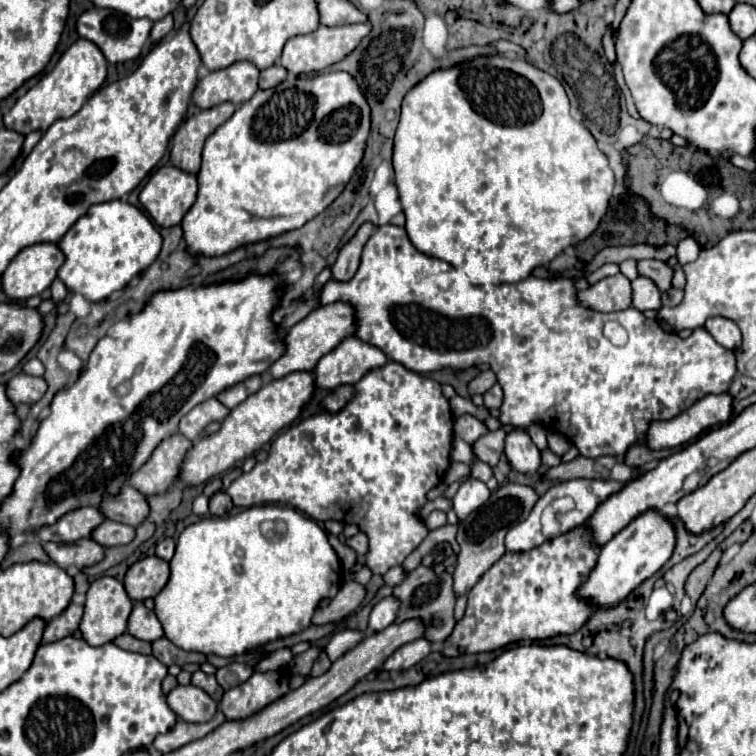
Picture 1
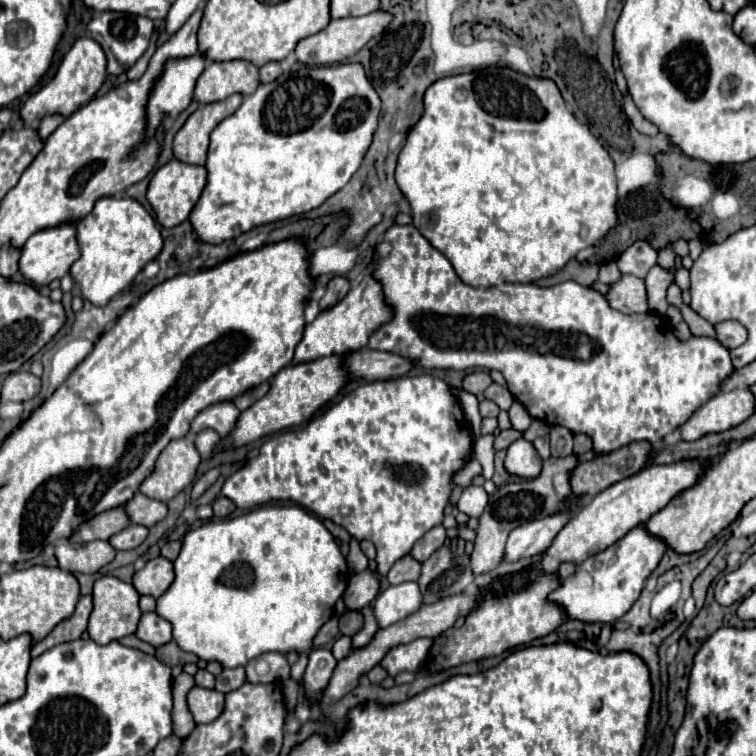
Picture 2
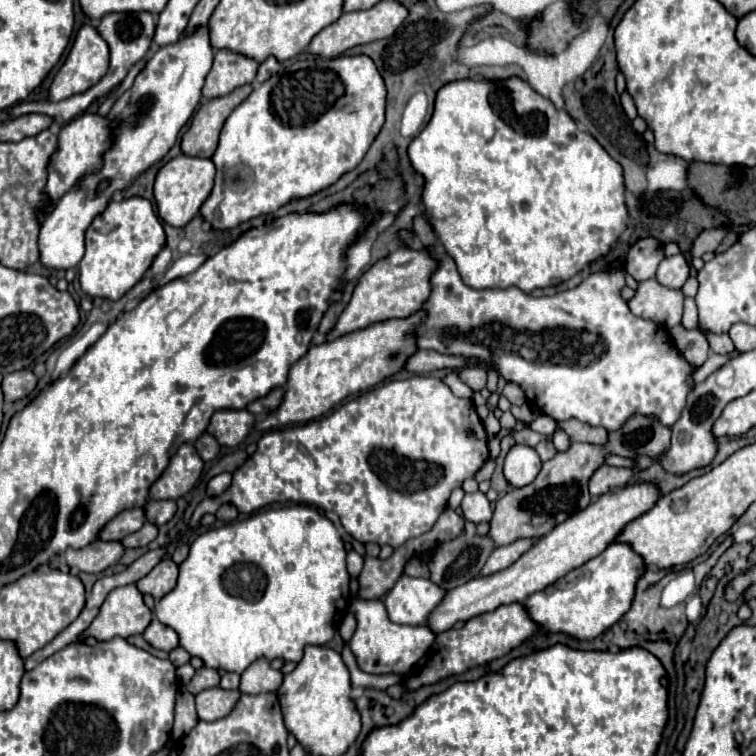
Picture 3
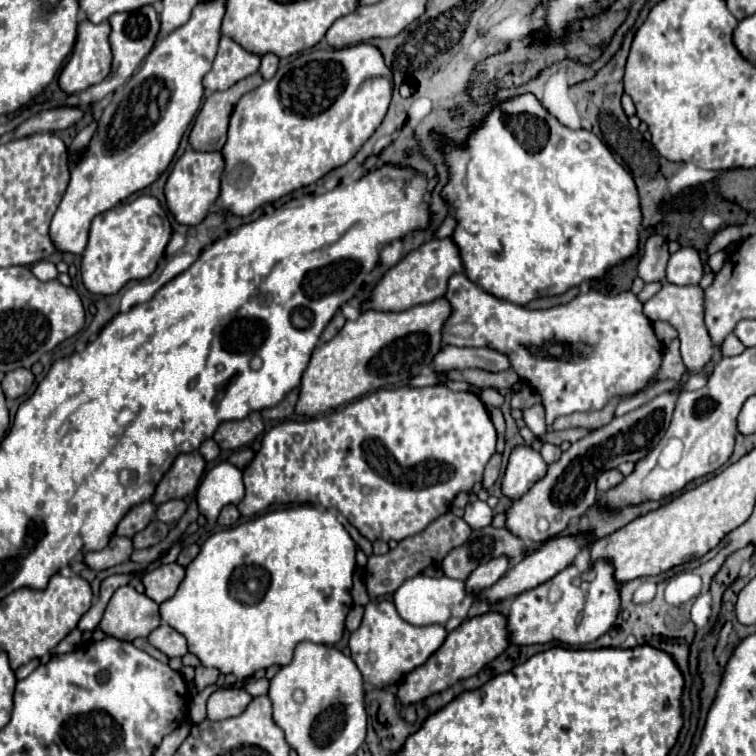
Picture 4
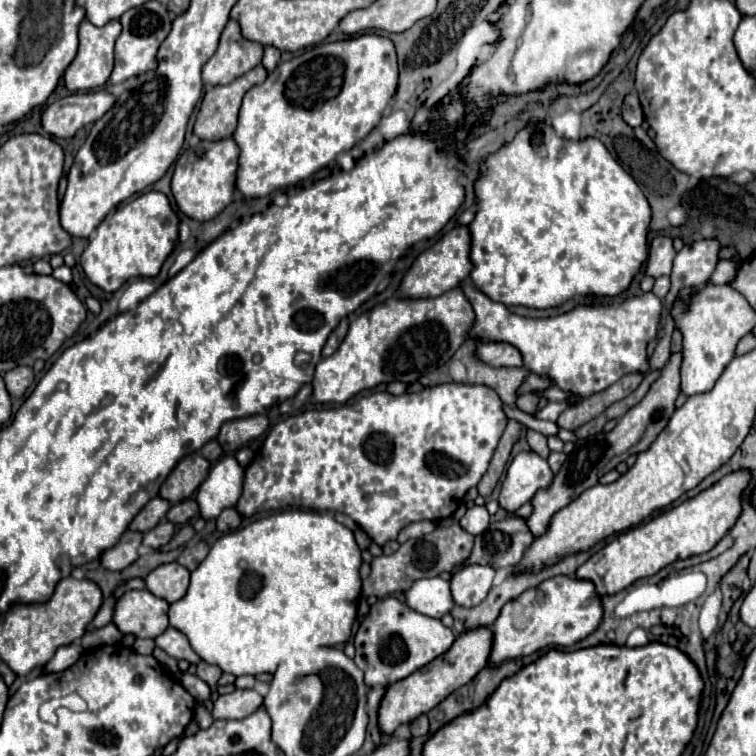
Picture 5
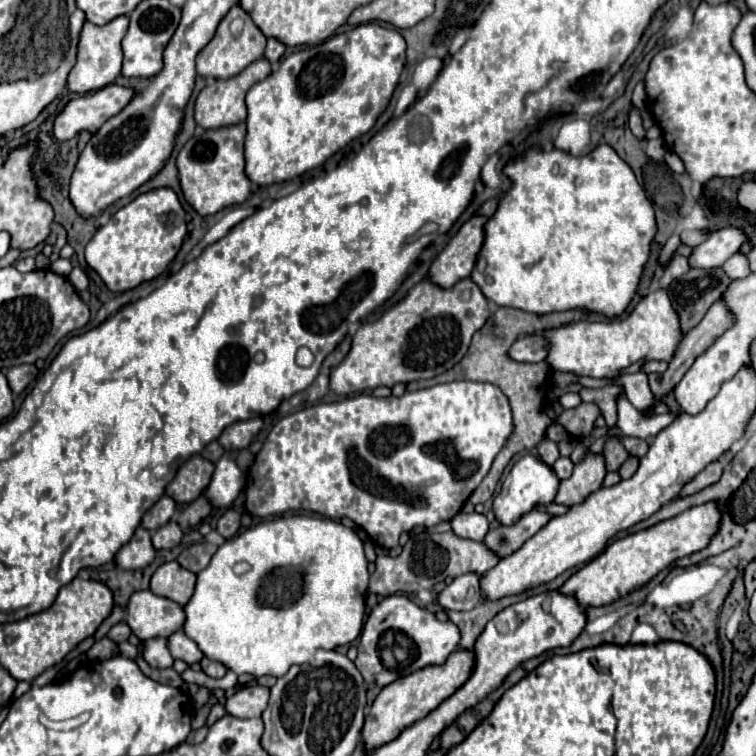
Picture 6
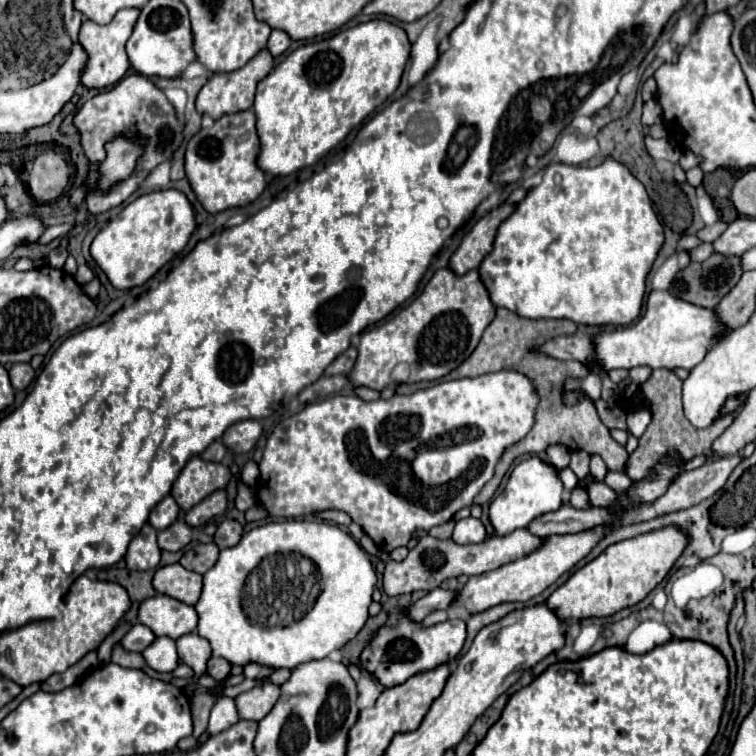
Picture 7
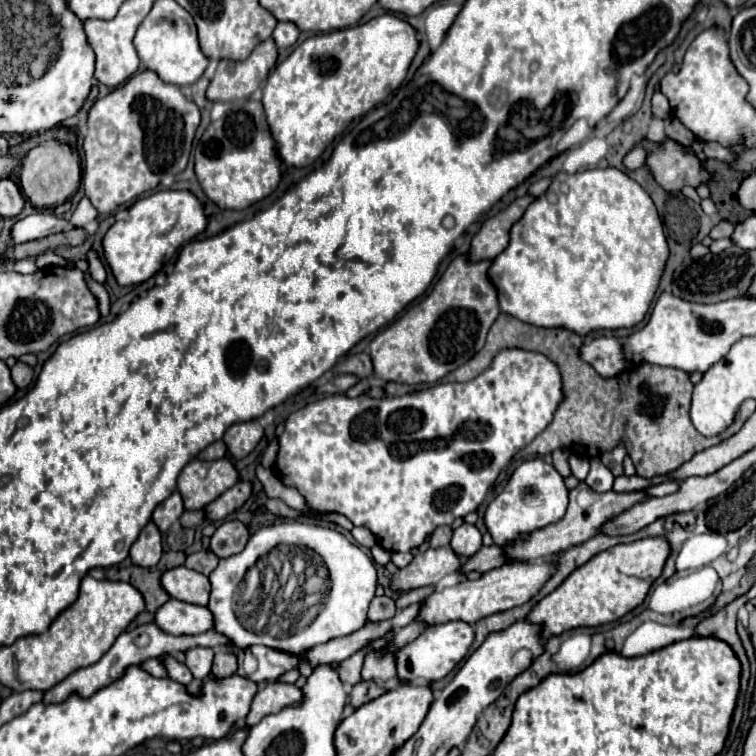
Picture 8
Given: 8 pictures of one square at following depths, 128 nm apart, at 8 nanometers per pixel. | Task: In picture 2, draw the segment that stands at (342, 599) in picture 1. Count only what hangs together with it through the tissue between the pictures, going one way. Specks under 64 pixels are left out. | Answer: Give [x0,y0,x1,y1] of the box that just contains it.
[344,568,380,610]

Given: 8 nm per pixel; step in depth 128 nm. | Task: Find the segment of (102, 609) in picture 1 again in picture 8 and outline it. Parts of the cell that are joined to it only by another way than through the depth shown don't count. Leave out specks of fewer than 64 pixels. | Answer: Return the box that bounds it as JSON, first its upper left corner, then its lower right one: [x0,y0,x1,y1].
[156,598,214,634]

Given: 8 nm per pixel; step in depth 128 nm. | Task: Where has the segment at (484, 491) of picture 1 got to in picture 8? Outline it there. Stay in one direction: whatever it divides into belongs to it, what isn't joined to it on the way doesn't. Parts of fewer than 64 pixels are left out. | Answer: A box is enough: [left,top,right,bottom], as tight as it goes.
[452,522,482,558]

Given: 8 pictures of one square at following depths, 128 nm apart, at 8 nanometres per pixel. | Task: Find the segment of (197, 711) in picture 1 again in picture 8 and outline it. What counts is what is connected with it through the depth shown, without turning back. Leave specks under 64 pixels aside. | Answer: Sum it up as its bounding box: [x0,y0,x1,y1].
[246,682,304,726]

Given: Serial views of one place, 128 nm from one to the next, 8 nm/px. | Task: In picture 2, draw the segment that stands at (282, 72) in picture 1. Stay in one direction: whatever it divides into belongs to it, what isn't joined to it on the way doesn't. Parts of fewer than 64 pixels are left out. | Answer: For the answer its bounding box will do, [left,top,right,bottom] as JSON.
[260,62,282,82]

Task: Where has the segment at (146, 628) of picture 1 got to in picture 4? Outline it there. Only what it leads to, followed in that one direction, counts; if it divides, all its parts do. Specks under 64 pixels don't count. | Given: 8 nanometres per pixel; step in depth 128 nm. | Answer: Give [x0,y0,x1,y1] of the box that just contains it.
[148,624,188,658]

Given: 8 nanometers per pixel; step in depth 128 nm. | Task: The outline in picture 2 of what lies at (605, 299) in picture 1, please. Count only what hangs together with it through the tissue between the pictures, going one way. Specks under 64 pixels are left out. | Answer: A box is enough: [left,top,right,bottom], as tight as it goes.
[606,276,648,314]

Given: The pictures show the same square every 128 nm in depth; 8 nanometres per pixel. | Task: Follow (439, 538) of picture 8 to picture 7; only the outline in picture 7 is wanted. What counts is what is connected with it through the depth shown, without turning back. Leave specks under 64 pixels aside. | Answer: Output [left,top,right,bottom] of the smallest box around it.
[428,520,454,540]

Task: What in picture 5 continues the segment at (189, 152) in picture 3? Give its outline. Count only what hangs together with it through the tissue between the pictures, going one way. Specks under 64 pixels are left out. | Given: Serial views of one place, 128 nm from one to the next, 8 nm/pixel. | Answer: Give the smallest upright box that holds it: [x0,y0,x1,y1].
[194,64,268,140]

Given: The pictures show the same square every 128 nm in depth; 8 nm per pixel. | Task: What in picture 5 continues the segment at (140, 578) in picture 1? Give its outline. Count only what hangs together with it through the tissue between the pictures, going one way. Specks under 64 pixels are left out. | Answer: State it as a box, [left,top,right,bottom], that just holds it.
[146,562,190,604]

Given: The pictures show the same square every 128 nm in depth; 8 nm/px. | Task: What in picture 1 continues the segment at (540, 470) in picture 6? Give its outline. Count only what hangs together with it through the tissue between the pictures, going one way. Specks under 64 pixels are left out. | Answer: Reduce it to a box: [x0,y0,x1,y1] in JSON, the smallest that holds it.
[504,430,542,474]

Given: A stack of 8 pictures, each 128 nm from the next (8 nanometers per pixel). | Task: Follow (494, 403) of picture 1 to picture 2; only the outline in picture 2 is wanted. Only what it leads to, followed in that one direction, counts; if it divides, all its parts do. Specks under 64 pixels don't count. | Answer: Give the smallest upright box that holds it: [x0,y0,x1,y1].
[484,382,514,410]

